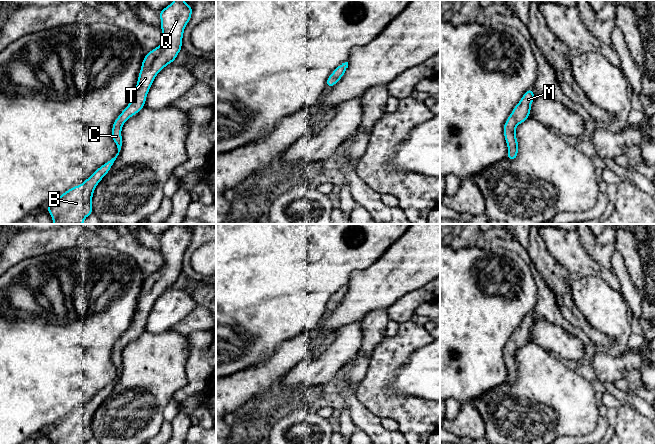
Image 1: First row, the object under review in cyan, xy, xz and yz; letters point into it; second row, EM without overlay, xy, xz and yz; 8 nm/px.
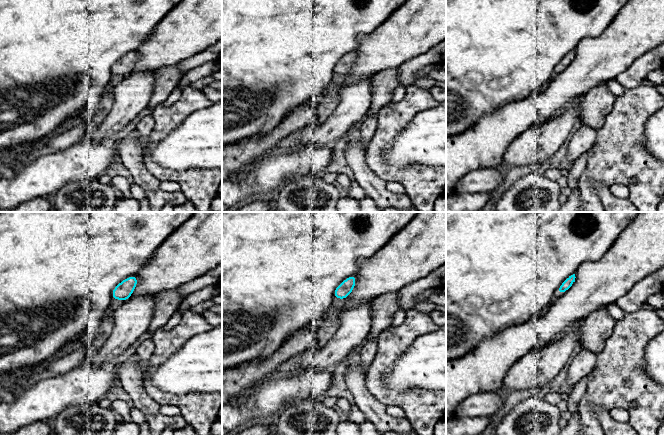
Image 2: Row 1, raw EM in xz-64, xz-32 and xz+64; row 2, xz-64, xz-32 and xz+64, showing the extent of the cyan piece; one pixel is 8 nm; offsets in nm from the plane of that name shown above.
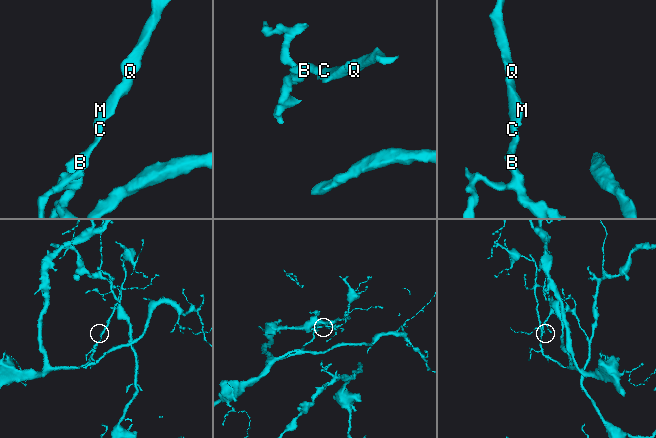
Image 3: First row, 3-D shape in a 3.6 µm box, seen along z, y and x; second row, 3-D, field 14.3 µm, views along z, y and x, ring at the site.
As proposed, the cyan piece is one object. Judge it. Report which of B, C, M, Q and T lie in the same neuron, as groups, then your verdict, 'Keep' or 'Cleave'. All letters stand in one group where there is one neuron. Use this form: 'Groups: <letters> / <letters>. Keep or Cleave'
Groups: B C M Q T. Keep

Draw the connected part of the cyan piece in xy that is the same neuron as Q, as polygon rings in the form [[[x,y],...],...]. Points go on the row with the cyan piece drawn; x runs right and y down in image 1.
[[[174,0],[170,5],[159,11],[159,14],[161,19],[163,42],[157,48],[151,50],[144,56],[133,97],[129,105],[121,112],[112,125],[112,139],[118,148],[118,153],[110,161],[99,167],[88,179],[84,180],[81,185],[73,186],[68,191],[60,195],[55,201],[46,206],[47,211],[52,216],[53,224],[83,224],[84,219],[93,213],[91,205],[93,192],[98,183],[110,171],[121,150],[122,126],[131,116],[136,115],[142,108],[144,108],[147,94],[155,77],[165,66],[174,62],[182,49],[183,33],[185,26],[192,16],[192,5],[186,4],[184,0]]]

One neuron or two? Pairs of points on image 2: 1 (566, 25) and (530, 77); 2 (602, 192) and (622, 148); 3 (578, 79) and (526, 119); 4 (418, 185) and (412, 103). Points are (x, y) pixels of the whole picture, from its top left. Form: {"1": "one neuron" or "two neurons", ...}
{"1": "one neuron", "2": "two neurons", "3": "one neuron", "4": "one neuron"}

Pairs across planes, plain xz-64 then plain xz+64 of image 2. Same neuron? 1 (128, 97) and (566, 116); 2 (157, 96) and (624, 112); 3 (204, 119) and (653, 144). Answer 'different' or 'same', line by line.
1: same
2: different
3: same

